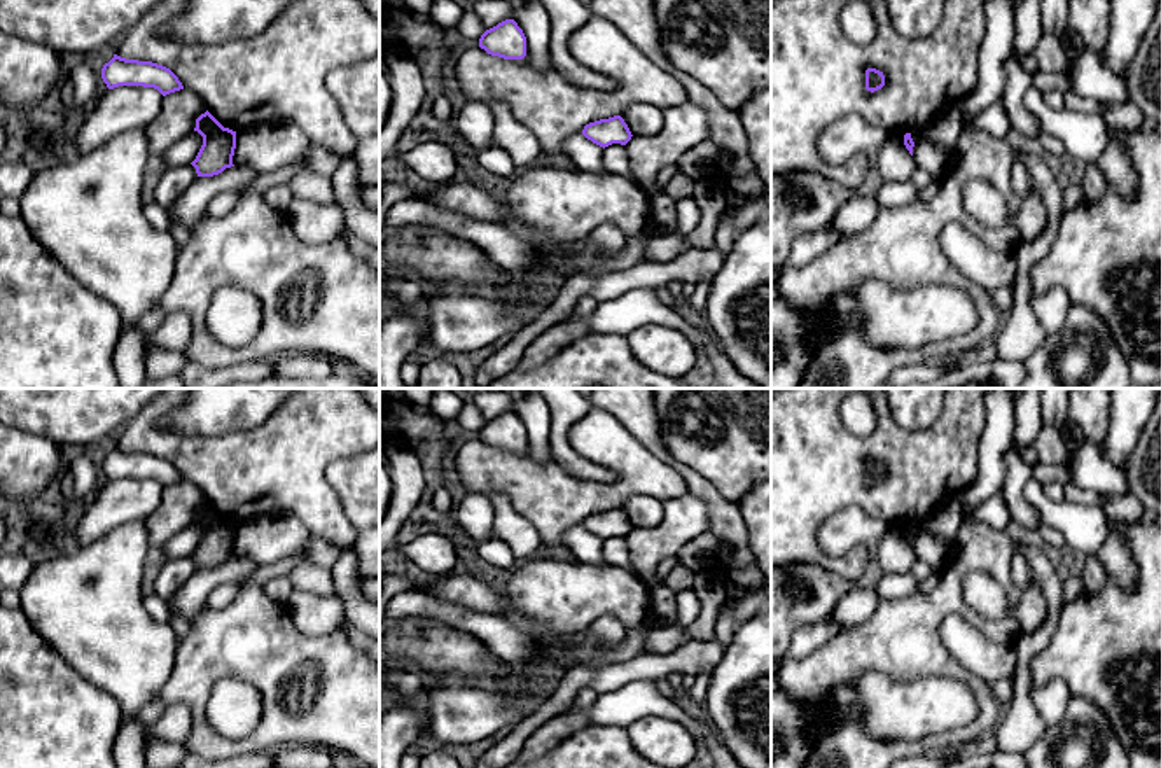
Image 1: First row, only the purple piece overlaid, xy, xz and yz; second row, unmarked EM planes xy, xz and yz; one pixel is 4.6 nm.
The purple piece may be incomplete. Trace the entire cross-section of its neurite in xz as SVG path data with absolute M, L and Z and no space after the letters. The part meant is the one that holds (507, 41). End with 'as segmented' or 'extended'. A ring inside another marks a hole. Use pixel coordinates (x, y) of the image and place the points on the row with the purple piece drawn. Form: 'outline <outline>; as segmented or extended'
outline M505 19L481 35L479 47L504 59L523 59L526 37L514 19Z; as segmented

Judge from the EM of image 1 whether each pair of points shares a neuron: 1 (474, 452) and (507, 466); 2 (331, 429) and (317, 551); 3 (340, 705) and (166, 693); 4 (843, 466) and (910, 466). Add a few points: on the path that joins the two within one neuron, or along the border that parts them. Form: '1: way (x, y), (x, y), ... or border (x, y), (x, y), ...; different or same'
1: way (483, 460), (488, 466), (499, 466); same
2: border (312, 532), (341, 550); different
3: way (301, 676), (284, 663), (210, 663); same
4: way (859, 450), (894, 450); same

